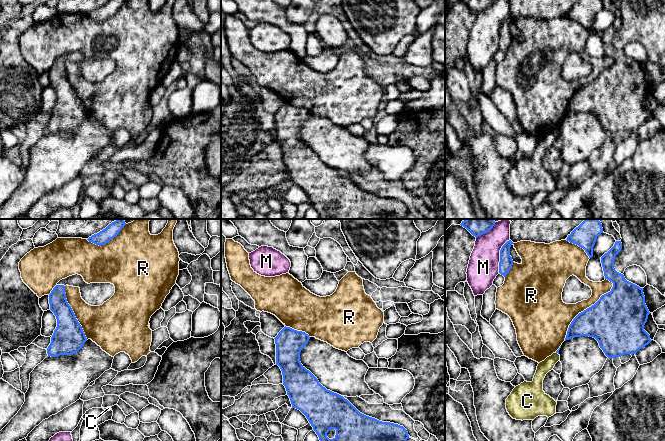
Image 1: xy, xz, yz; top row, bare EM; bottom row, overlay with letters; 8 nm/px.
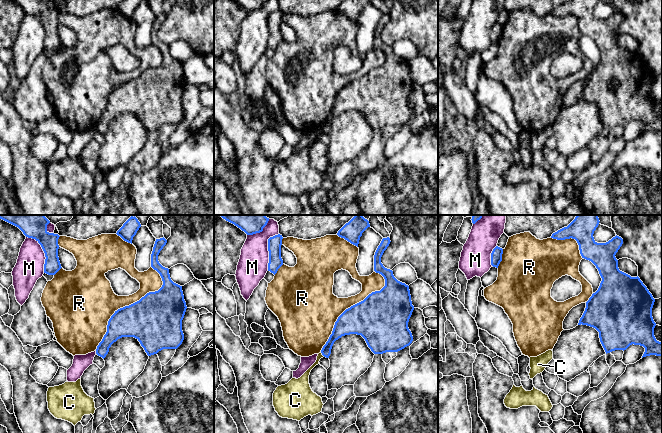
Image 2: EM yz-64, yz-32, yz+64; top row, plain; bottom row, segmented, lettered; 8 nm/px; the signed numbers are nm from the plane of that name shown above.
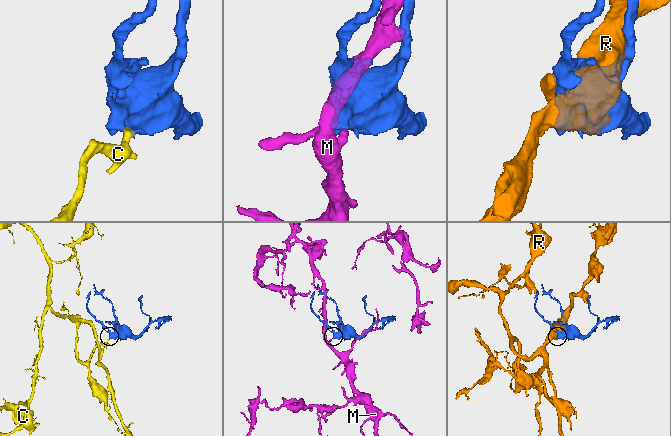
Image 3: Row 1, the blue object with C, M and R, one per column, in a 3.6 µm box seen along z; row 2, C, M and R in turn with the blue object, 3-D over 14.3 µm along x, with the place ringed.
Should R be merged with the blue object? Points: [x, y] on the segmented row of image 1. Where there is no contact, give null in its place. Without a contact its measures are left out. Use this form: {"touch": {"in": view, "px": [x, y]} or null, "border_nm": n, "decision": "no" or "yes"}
{"touch": {"in": "yz", "px": [586, 309]}, "border_nm": 600, "decision": "no"}

